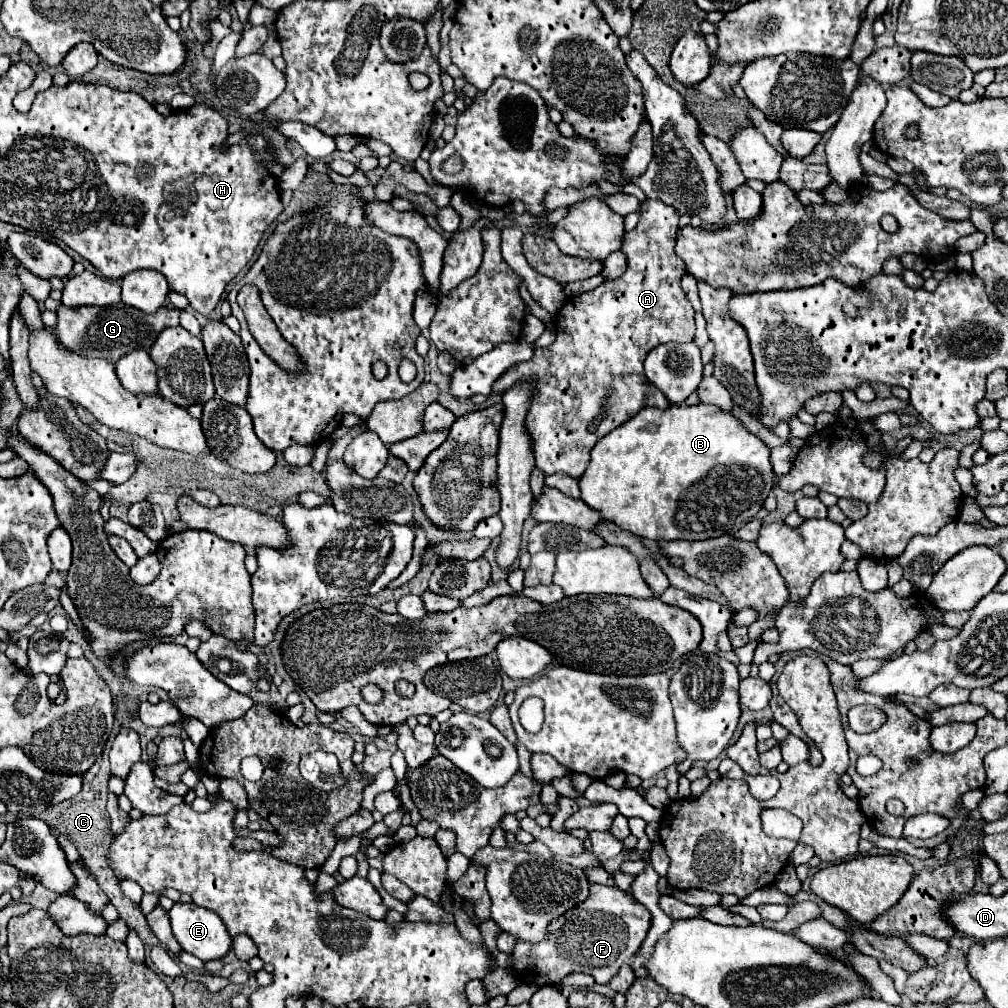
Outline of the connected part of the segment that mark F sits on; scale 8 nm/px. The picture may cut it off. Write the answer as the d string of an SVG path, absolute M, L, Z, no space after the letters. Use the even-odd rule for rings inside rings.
M592 885L590 895L584 903L576 905L574 909L550 923L548 935L542 943L532 945L518 941L512 957L518 961L518 965L526 963L528 973L532 973L520 975L528 977L520 979L526 983L554 985L560 983L568 973L588 973L594 975L596 983L608 983L618 967L636 955L650 925L652 913L628 891L608 885Z

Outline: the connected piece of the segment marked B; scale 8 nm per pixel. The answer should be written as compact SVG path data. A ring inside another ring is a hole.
M698 403L698 405L670 405L666 409L656 409L656 407L646 407L642 411L636 413L636 417L632 417L630 421L622 423L620 427L616 427L614 431L610 431L606 437L602 437L602 441L598 441L592 449L592 459L590 465L586 469L586 473L580 479L580 491L582 491L582 501L586 505L590 505L592 509L600 511L606 519L614 521L620 529L630 531L634 535L640 537L648 537L648 539L712 539L718 535L726 535L732 529L738 529L740 525L744 525L744 521L748 523L762 507L764 499L768 497L768 493L772 491L772 487L776 485L776 475L772 471L772 463L770 463L770 449L756 437L752 435L748 429L744 429L744 425L732 417L728 411L716 409L716 405L706 405L706 403Z

